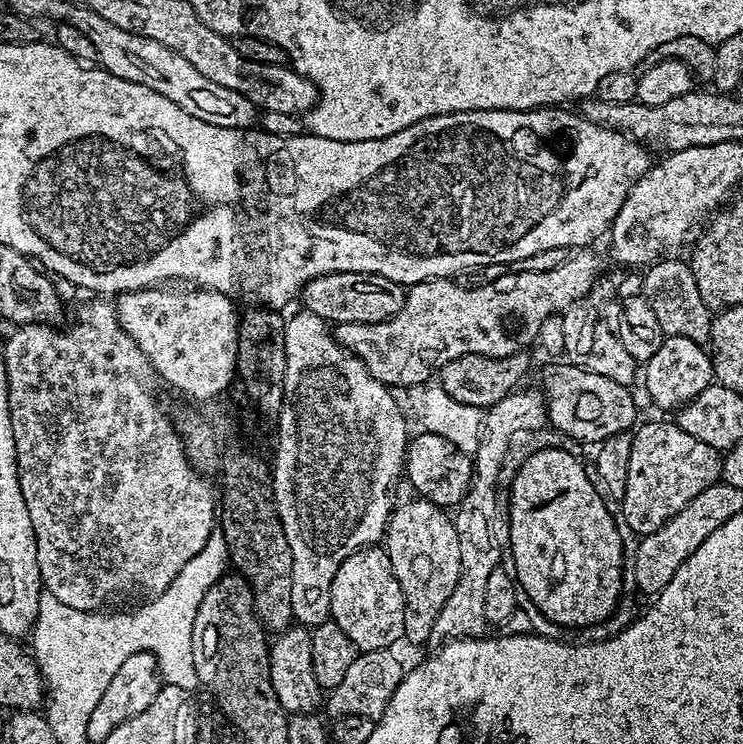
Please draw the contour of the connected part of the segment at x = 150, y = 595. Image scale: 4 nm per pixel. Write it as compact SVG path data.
M92 298L89 304L82 305L76 312L76 321L73 322L72 328L52 328L56 326L48 322L17 327L13 331L16 333L5 342L2 356L8 379L8 405L14 430L18 482L22 498L26 498L26 510L30 510L30 526L34 526L40 579L47 595L83 612L104 610L107 609L107 604L128 606L131 605L128 604L131 600L147 602L162 594L182 566L202 550L218 520L218 504L217 501L216 504L212 501L211 486L186 458L184 443L180 441L175 423L160 413L155 398L148 393L143 378L139 376L139 372L146 368L142 350L138 350L134 338L130 338L130 334L126 334L126 330L120 327L115 303L108 301L107 304L104 300L107 299Z

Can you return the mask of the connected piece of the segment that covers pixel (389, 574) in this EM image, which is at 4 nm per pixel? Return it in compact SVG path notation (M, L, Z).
M380 546L360 548L338 566L330 586L330 620L342 628L360 652L391 649L404 640L404 595L390 566L387 551Z

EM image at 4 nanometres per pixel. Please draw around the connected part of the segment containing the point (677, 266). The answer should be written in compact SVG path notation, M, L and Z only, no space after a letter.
M668 258L657 259L643 273L644 291L642 294L650 302L650 306L654 306L654 314L657 315L665 336L681 336L682 338L690 338L690 342L695 344L707 345L710 341L710 330L712 329L712 317L714 314L708 309L706 302L702 302L702 294L698 294L698 282L694 282L691 263L684 261L683 264L680 260L664 259Z

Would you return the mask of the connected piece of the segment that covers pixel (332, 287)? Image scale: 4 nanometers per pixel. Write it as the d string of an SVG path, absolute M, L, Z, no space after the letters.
M331 272L308 280L302 289L303 311L318 314L329 325L373 324L389 320L398 310L402 310L406 295L405 285L390 282L382 274L369 272Z

